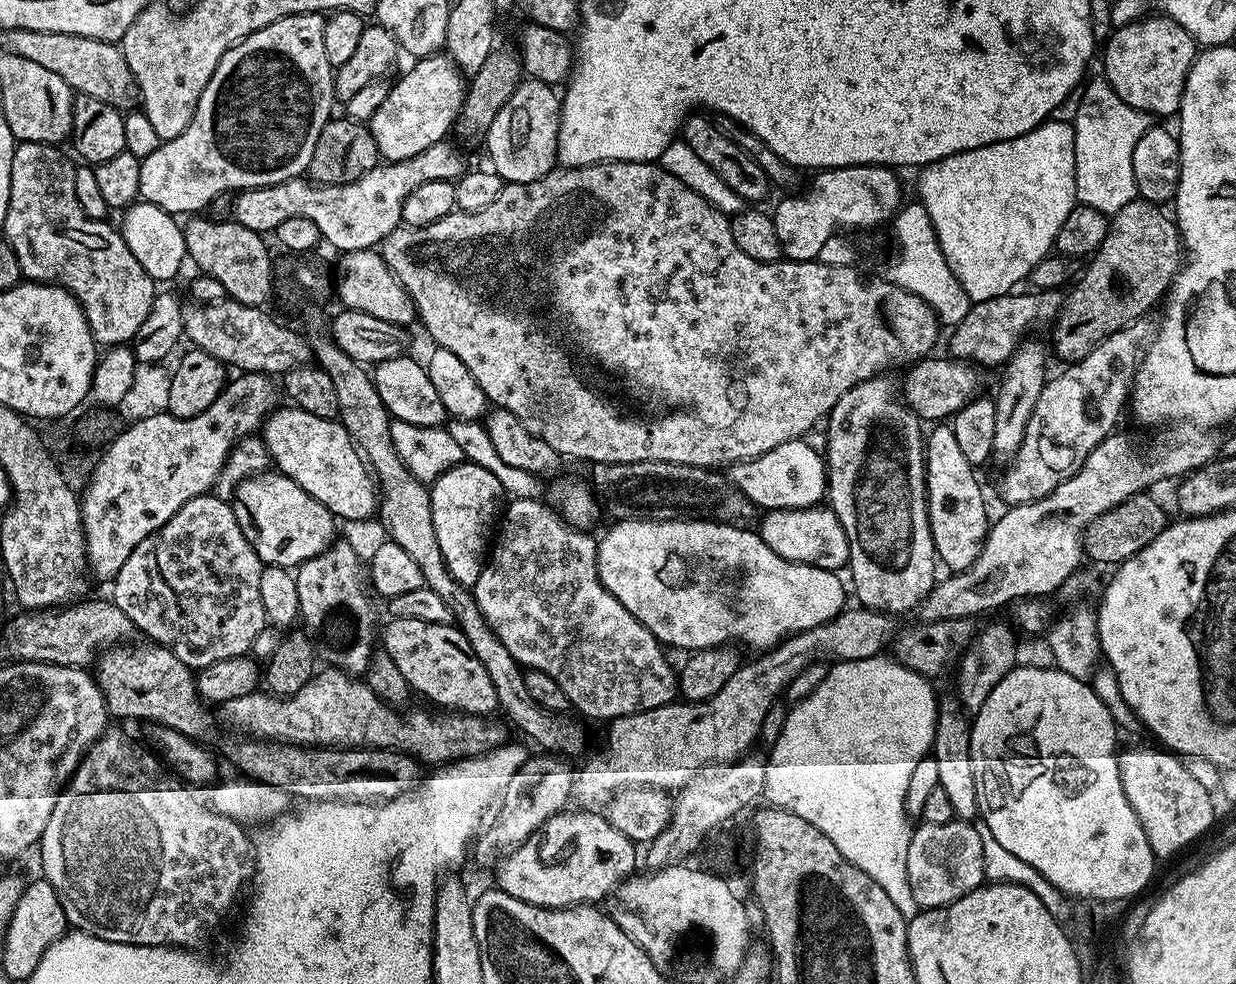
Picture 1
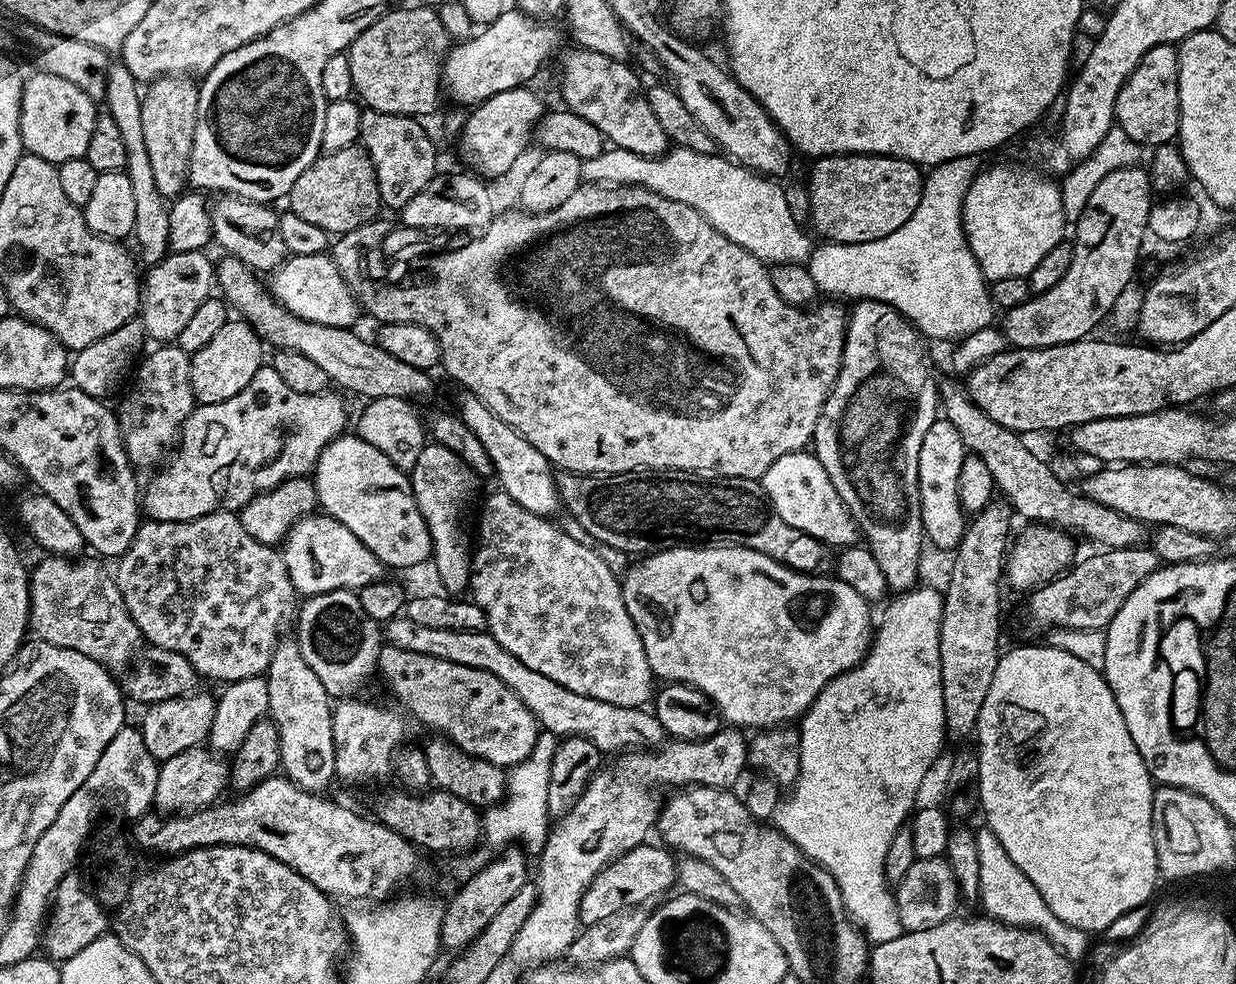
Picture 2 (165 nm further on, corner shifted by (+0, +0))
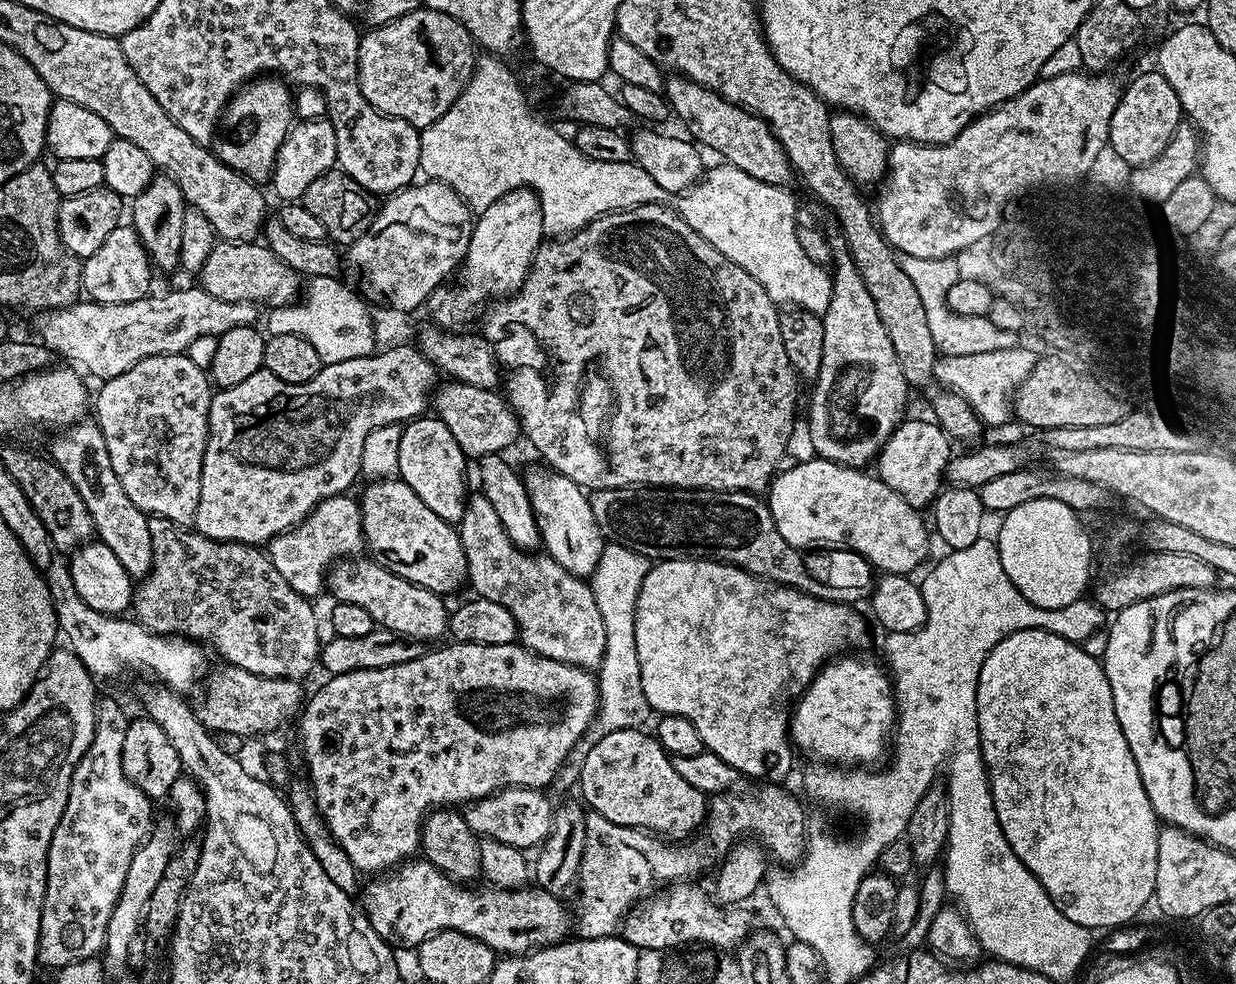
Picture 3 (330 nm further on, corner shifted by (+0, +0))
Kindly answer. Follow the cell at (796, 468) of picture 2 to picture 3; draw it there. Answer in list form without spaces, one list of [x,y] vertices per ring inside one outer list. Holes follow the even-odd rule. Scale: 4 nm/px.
[[[811,458],[805,464],[796,464],[779,473],[766,492],[768,508],[778,526],[778,534],[795,548],[811,549],[813,546],[843,546],[856,551],[869,561],[873,569],[884,574],[912,574],[928,556],[930,528],[917,509],[911,508],[880,477],[859,468],[847,468],[829,460]]]

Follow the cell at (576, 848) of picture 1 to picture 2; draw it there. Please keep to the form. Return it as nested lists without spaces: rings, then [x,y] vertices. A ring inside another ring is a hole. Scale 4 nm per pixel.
[[[642,843],[601,869],[580,899],[581,925],[602,922],[602,918],[610,918],[610,914],[623,912],[625,908],[647,905],[651,896],[663,897],[663,892],[677,883],[677,857],[667,847],[656,844]]]

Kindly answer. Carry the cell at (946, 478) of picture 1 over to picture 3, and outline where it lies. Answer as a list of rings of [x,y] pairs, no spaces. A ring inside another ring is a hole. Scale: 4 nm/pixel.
[[[905,419],[892,431],[892,436],[884,443],[874,461],[874,472],[880,481],[917,510],[927,509],[940,495],[948,463],[954,455],[954,444],[948,433],[939,424],[928,420]]]

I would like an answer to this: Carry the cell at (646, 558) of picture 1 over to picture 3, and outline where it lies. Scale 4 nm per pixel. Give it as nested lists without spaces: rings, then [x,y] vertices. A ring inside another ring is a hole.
[[[685,558],[653,563],[649,567],[646,578],[642,582],[642,590],[638,594],[636,621],[634,622],[634,638],[638,646],[642,690],[646,694],[646,702],[652,707],[653,713],[681,716],[689,720],[694,730],[698,730],[705,749],[718,754],[722,762],[734,766],[740,771],[741,777],[753,776],[756,782],[783,785],[784,779],[792,772],[792,752],[794,753],[794,745],[790,739],[790,709],[803,696],[812,679],[816,677],[816,673],[824,667],[827,661],[833,659],[841,650],[860,650],[860,647],[867,642],[868,624],[856,611],[857,609],[851,604],[831,604],[825,600],[819,600],[796,588],[788,588],[785,584],[763,580],[760,576],[750,574],[738,566],[724,564],[721,560]]]

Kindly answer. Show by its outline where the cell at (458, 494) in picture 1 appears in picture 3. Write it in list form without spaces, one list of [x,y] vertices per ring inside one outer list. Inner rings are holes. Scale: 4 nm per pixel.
[[[432,414],[417,416],[403,425],[404,433],[398,448],[398,476],[448,524],[459,525],[466,497],[469,495],[468,476],[464,473],[466,457],[464,451],[454,442],[454,434],[446,430],[439,418]]]

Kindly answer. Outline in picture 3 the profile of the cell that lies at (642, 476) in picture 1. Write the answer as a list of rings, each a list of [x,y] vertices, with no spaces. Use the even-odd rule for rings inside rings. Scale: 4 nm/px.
[[[631,484],[625,488],[597,488],[591,493],[594,518],[605,541],[621,544],[635,552],[641,552],[649,561],[683,560],[685,558],[703,558],[721,560],[724,564],[733,564],[763,580],[772,580],[776,584],[785,584],[800,592],[810,594],[819,600],[836,604],[837,587],[818,582],[806,568],[805,553],[795,548],[774,526],[772,512],[767,499],[755,492],[723,492],[705,488],[653,488],[646,484]]]

